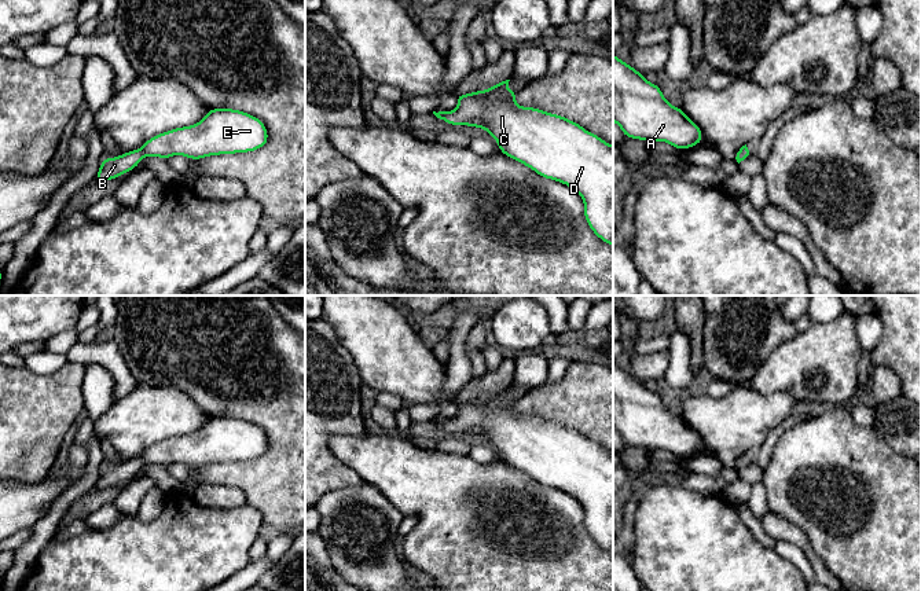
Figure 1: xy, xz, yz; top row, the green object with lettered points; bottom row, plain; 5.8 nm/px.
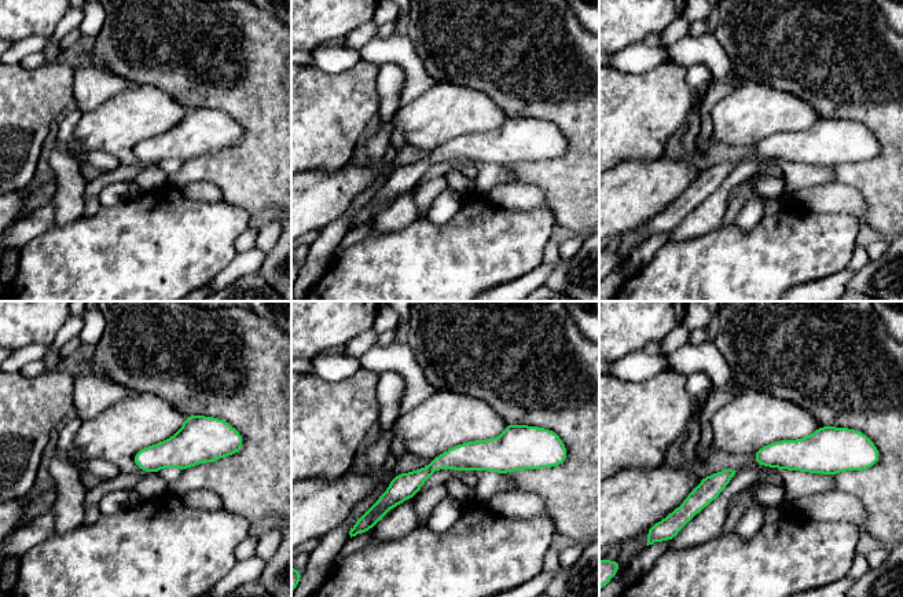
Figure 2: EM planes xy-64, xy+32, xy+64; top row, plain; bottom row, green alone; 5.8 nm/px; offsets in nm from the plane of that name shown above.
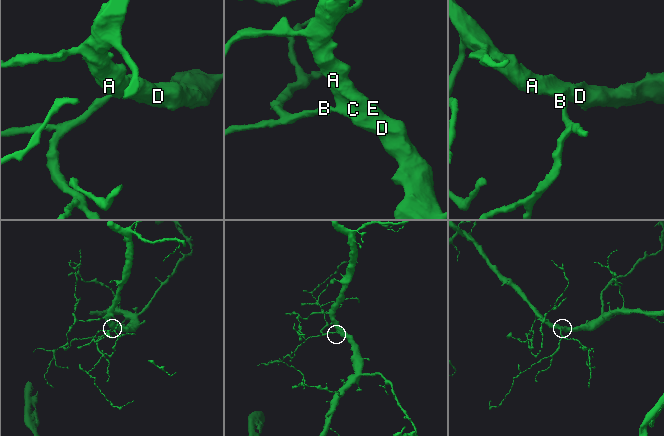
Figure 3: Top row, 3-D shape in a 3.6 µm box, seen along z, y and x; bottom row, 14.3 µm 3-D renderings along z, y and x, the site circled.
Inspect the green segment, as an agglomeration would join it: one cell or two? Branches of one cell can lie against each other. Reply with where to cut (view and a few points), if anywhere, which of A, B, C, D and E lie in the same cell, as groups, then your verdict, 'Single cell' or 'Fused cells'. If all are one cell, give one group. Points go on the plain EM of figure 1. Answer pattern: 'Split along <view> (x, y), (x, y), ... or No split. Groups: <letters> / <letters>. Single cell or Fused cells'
No split. Groups: A B C D E. Single cell

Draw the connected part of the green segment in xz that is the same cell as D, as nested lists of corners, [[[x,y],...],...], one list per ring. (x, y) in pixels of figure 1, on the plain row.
[[[510,388],[485,399],[456,401],[458,416],[433,419],[450,433],[485,437],[499,452],[499,459],[524,471],[544,487],[569,493],[584,510],[584,526],[592,540],[613,554],[613,454],[586,438],[577,430],[536,415],[515,411],[517,400],[507,396]]]

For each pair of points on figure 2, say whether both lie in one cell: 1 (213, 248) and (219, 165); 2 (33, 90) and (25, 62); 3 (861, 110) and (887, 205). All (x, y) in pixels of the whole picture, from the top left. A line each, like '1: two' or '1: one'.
1: two
2: two
3: one

